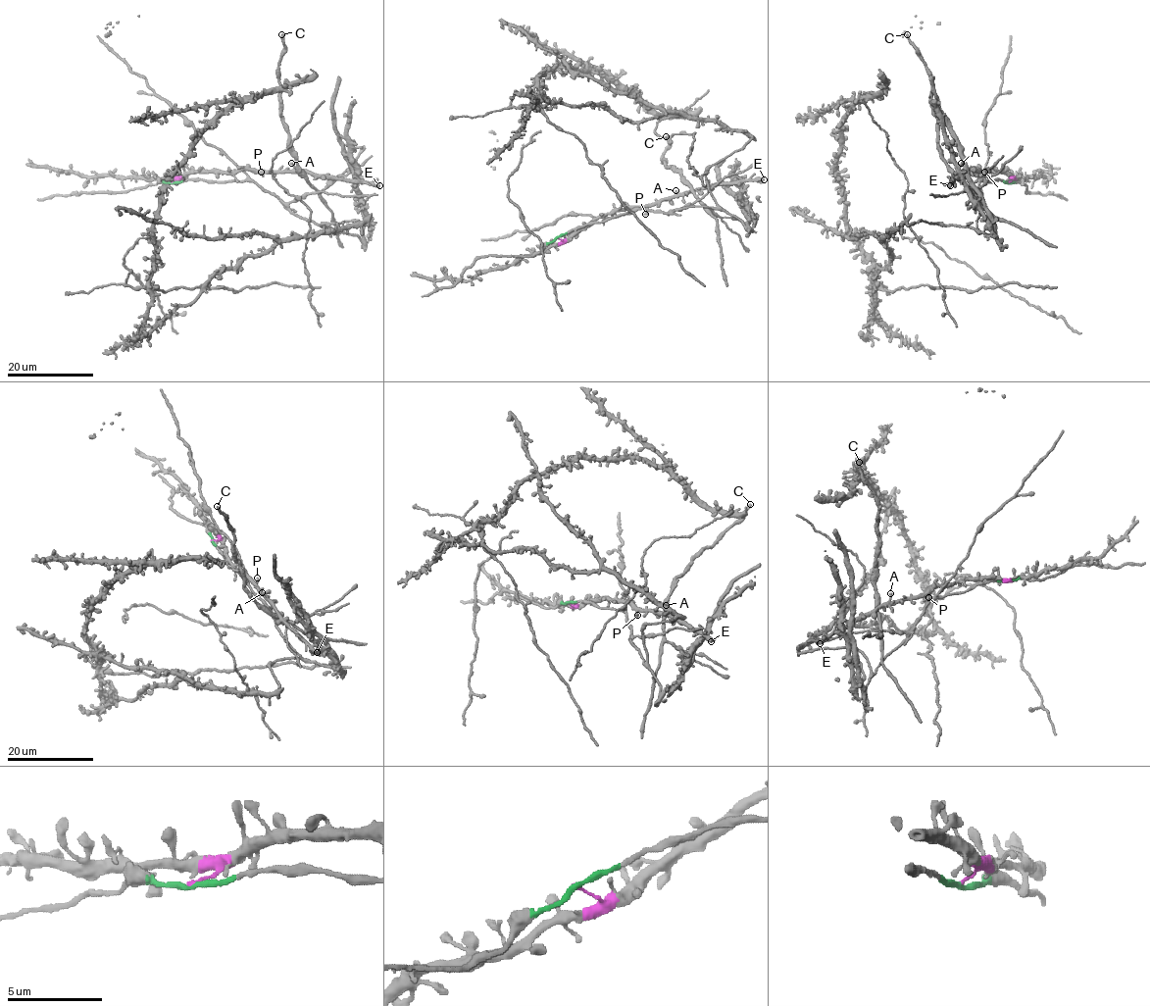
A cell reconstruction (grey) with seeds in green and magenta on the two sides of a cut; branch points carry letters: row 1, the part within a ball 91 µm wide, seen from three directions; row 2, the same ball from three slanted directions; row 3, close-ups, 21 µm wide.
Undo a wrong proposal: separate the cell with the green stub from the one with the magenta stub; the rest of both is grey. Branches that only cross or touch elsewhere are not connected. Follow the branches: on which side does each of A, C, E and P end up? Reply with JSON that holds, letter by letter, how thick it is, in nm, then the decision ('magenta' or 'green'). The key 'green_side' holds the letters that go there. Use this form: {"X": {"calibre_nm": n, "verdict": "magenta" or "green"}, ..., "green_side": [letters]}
{"A": {"calibre_nm": 200, "verdict": "magenta"}, "C": {"calibre_nm": 320, "verdict": "green"}, "E": {"calibre_nm": 550, "verdict": "magenta"}, "P": {"calibre_nm": 240, "verdict": "magenta"}, "green_side": ["C"]}

